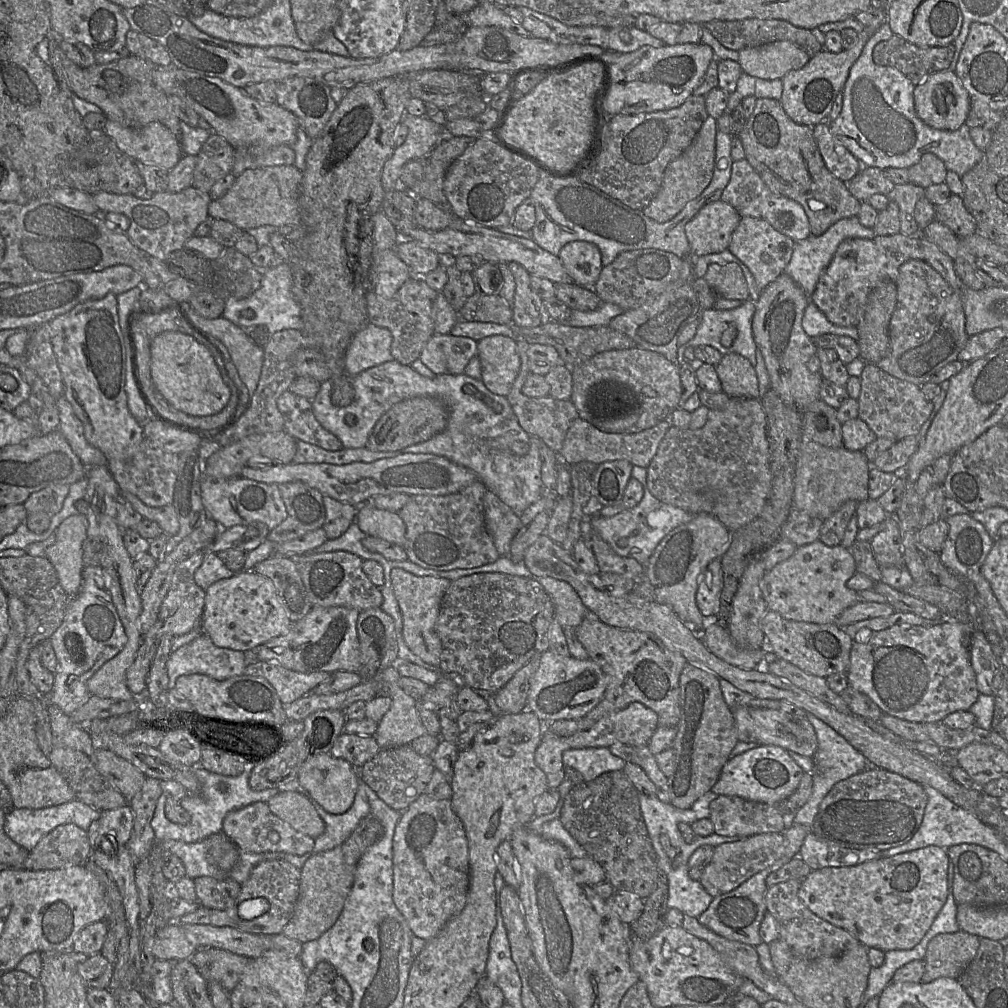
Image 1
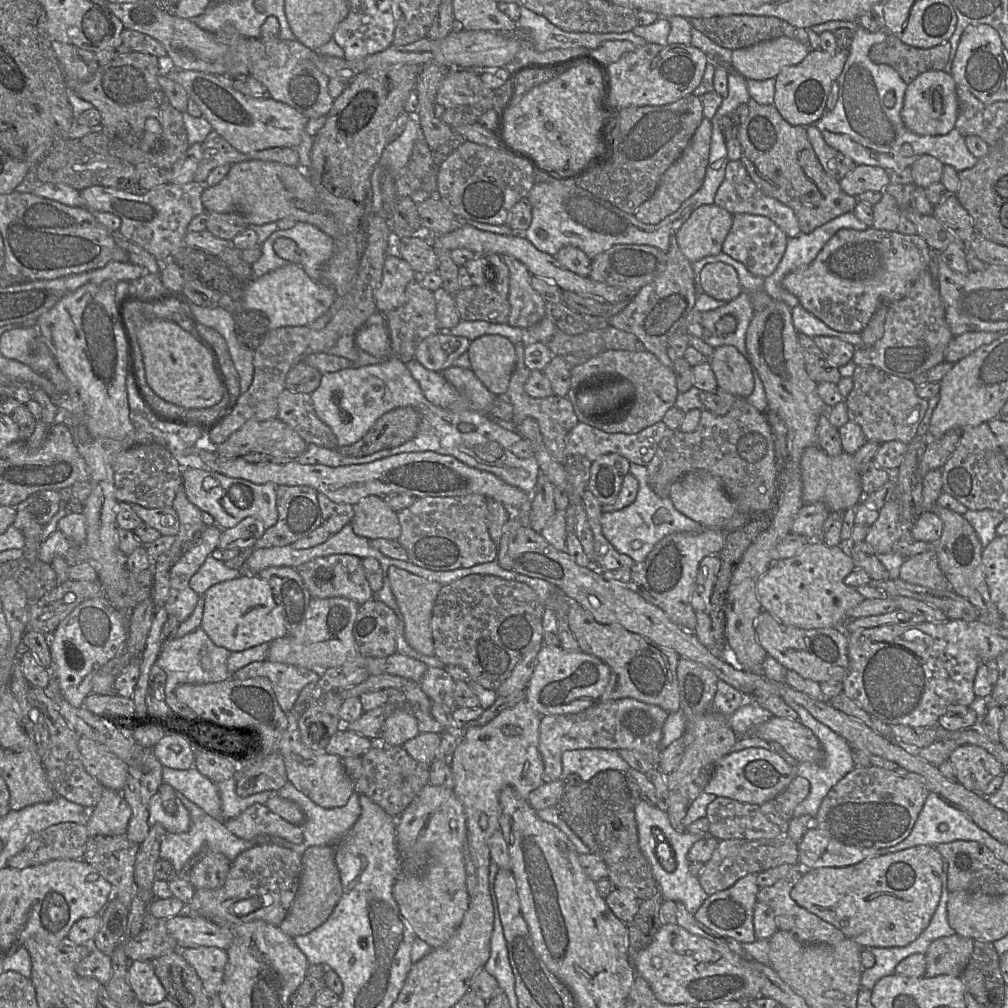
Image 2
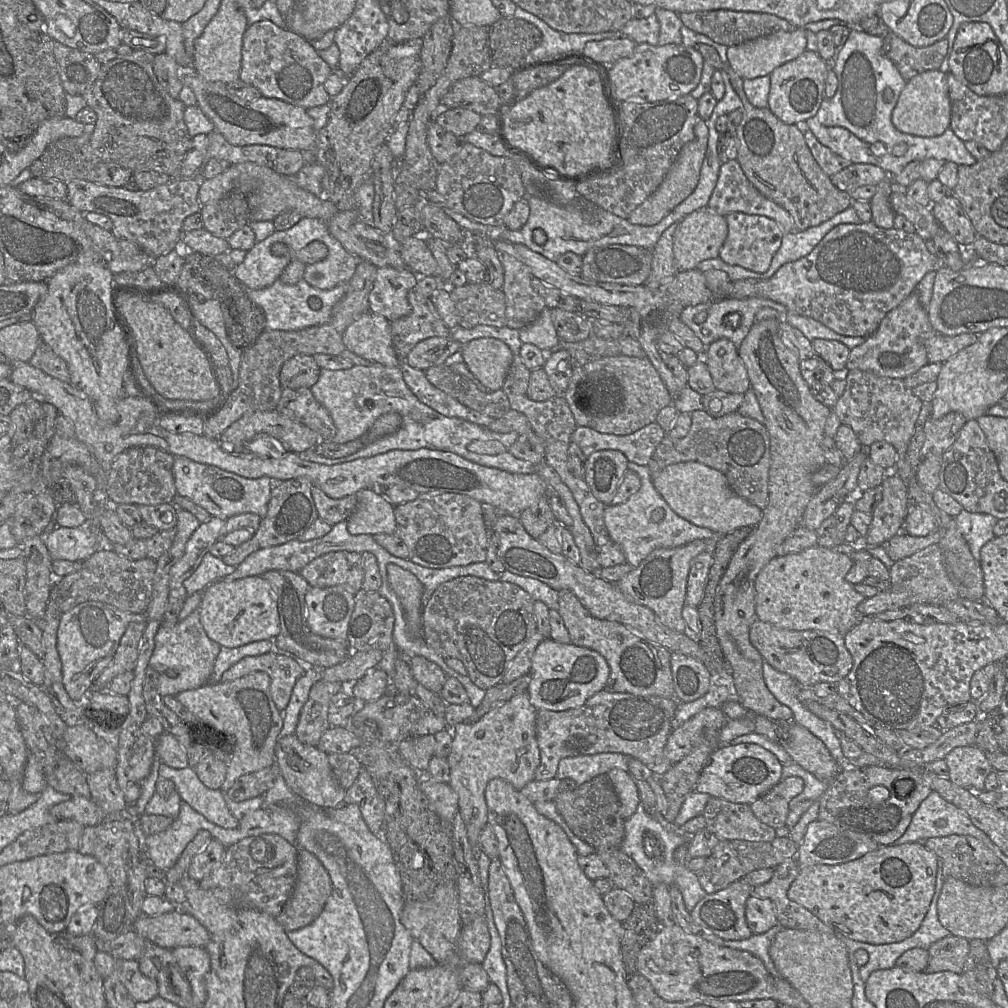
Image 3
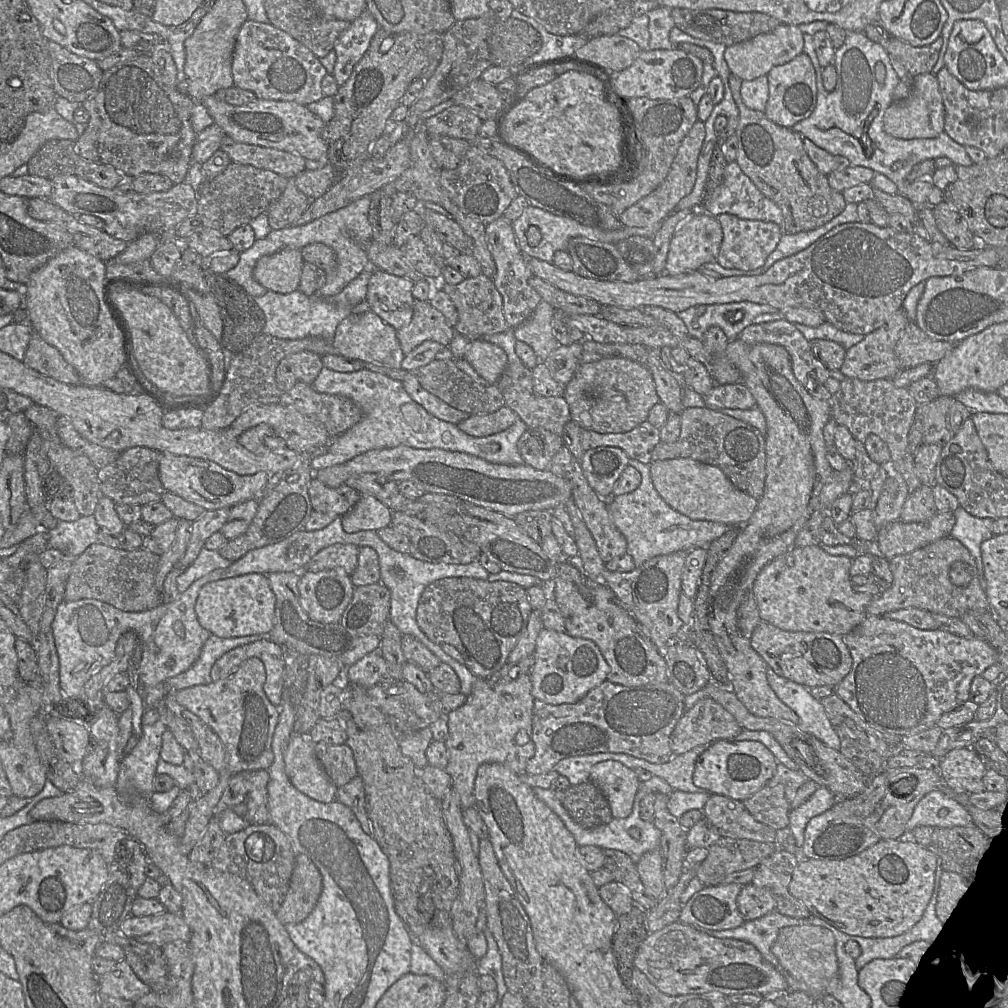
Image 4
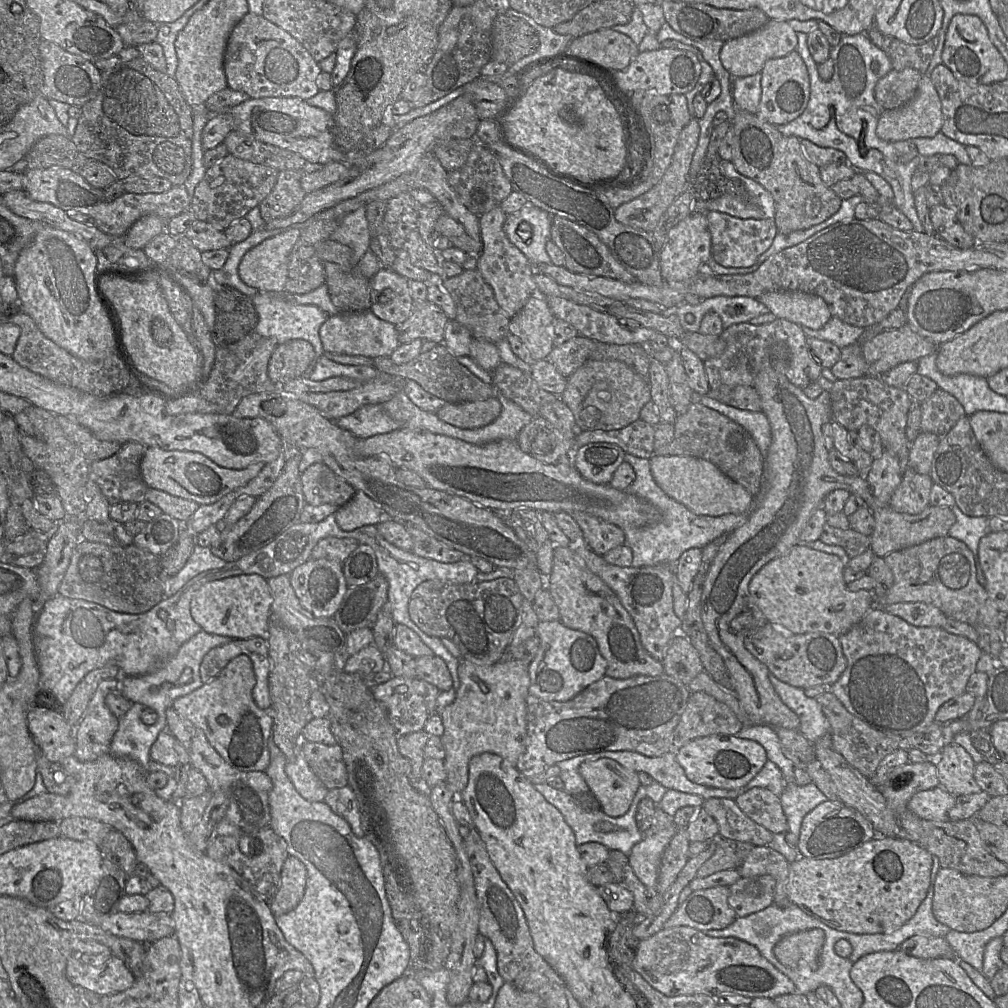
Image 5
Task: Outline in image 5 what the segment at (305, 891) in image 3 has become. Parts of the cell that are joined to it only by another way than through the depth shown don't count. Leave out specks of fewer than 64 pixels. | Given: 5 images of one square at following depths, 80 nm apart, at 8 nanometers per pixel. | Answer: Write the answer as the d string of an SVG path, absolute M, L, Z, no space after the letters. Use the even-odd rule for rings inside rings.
M287 857L280 874L280 887L270 902L274 916L292 911L302 900L307 880L304 864L296 857Z

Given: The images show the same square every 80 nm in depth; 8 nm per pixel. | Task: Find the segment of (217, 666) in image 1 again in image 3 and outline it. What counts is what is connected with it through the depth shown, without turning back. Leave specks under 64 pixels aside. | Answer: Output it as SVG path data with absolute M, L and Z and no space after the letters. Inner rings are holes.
M199 609L176 623L166 623L165 618L155 635L155 647L148 667L158 673L158 692L163 697L201 687L210 681L215 660L221 645L209 638L201 622Z

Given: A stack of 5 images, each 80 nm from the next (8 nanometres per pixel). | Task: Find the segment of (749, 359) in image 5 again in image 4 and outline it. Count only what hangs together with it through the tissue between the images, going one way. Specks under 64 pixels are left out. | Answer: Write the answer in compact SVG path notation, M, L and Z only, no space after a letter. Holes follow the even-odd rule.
M784 319L751 324L740 333L738 339L747 344L770 343L783 346L790 355L794 376L808 392L816 386L824 385L830 377L831 370L813 355L809 341L794 324Z

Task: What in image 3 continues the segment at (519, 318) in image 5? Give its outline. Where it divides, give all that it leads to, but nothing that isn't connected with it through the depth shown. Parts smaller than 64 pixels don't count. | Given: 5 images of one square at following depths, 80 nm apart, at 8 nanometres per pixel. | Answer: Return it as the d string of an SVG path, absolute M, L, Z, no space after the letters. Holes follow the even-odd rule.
M546 307L529 325L520 330L522 343L530 343L549 353L560 345L560 339L555 329L551 309Z

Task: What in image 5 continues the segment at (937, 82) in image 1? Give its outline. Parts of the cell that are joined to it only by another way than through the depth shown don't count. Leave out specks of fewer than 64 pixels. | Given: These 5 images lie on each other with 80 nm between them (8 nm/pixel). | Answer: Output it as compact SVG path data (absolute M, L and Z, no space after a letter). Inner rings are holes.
M924 74L910 102L896 109L883 110L877 121L876 134L880 139L888 142L933 137L940 132L942 123L943 114L939 95L929 75Z

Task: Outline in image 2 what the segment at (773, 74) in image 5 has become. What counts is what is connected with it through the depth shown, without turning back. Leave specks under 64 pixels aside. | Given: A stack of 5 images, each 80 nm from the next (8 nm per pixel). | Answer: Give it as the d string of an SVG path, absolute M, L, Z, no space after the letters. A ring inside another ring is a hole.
M810 50L797 65L784 67L775 78L773 105L782 117L793 126L816 124L827 111L826 103L834 81L839 78L848 57L848 50L829 54L822 50Z

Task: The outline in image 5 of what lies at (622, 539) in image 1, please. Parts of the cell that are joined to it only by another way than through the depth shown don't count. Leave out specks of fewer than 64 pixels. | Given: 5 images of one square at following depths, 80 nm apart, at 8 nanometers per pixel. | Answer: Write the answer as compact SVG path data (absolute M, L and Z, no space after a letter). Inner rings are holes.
M626 453L625 461L634 469L636 477L628 491L648 501L659 512L656 522L642 527L624 528L625 544L633 553L632 566L675 565L680 556L691 548L703 549L707 544L721 536L729 534L741 526L748 519L750 512L743 514L724 514L721 516L697 515L683 504L670 498L655 482L651 469L650 459L639 458Z

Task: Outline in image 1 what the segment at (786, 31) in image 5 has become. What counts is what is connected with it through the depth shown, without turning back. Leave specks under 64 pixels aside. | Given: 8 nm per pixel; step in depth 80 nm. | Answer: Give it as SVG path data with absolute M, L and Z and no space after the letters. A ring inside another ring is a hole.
M775 41L738 51L742 71L765 80L782 79L789 71L802 68L809 55L790 41Z

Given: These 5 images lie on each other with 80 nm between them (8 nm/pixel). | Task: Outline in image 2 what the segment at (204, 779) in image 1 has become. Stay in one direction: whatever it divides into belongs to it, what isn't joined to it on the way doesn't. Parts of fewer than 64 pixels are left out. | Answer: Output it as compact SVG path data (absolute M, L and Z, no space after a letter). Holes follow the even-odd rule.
M233 776L216 784L221 799L222 820L237 817L253 804L265 805L273 794L277 794L276 791L263 791L247 797L240 797L236 793L236 783L237 779Z

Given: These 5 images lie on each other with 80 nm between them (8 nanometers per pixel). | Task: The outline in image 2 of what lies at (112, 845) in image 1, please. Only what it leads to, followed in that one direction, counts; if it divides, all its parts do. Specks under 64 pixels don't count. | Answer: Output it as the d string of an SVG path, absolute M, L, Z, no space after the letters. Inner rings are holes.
M105 789L97 805L90 810L86 824L88 838L126 834L130 817L131 808L122 793Z

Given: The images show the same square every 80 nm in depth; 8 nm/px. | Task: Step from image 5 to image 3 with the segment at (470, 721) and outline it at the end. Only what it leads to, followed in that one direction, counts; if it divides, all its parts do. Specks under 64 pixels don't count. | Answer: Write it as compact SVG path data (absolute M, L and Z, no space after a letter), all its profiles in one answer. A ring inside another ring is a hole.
M526 691L491 709L477 722L463 722L452 728L453 742L448 756L450 786L458 796L459 814L465 822L474 854L480 848L480 833L488 824L485 789L489 781L501 778L521 791L535 779L535 771L540 764L536 738L537 711Z

